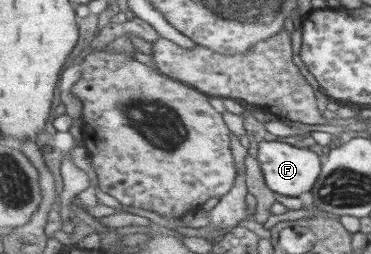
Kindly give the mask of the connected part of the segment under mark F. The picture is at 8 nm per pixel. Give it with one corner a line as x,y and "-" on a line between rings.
260,142
256,157
259,159
269,188
283,196
297,197
303,192
312,191
318,182
320,174
322,174
321,158
319,158
317,152
305,150
305,148
297,148
297,146
291,146
287,142

